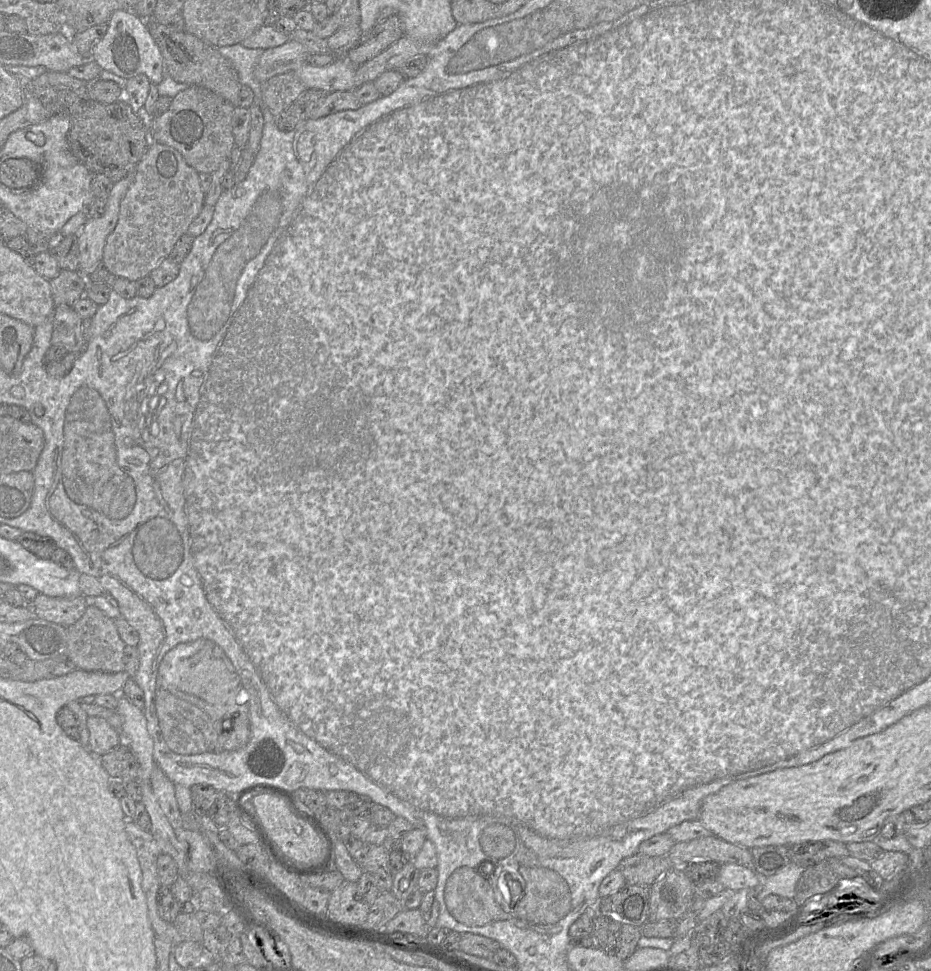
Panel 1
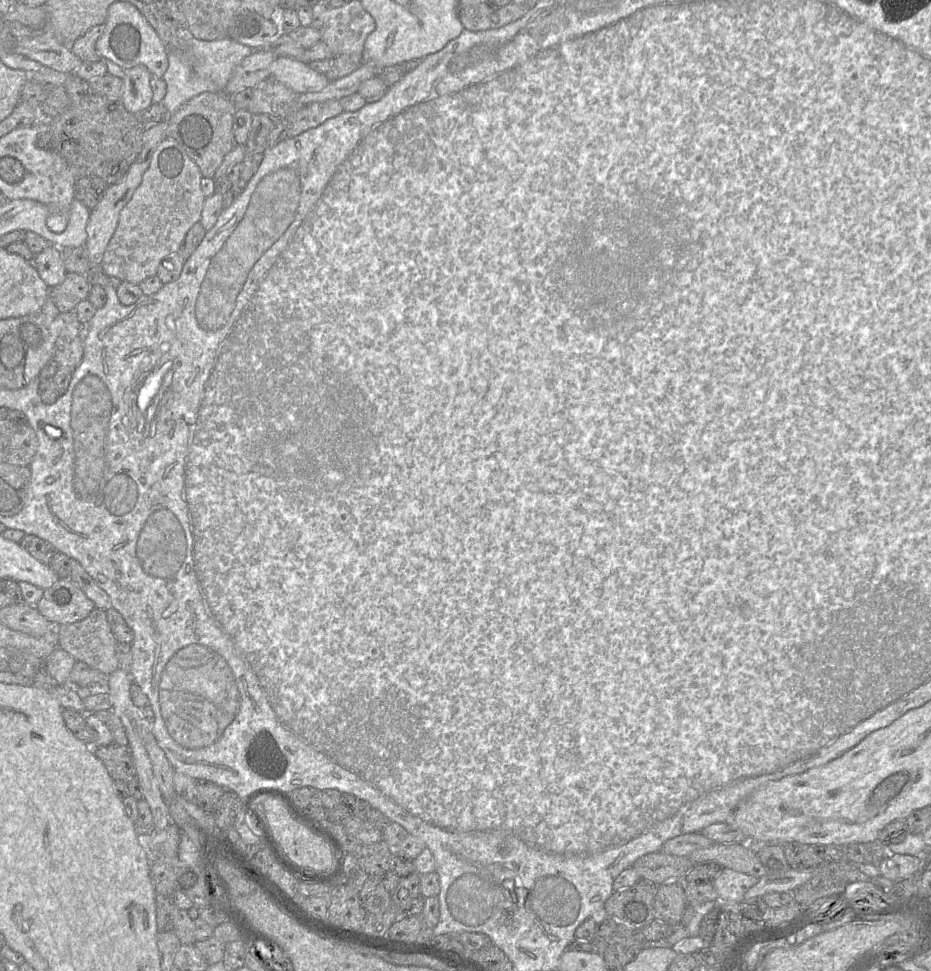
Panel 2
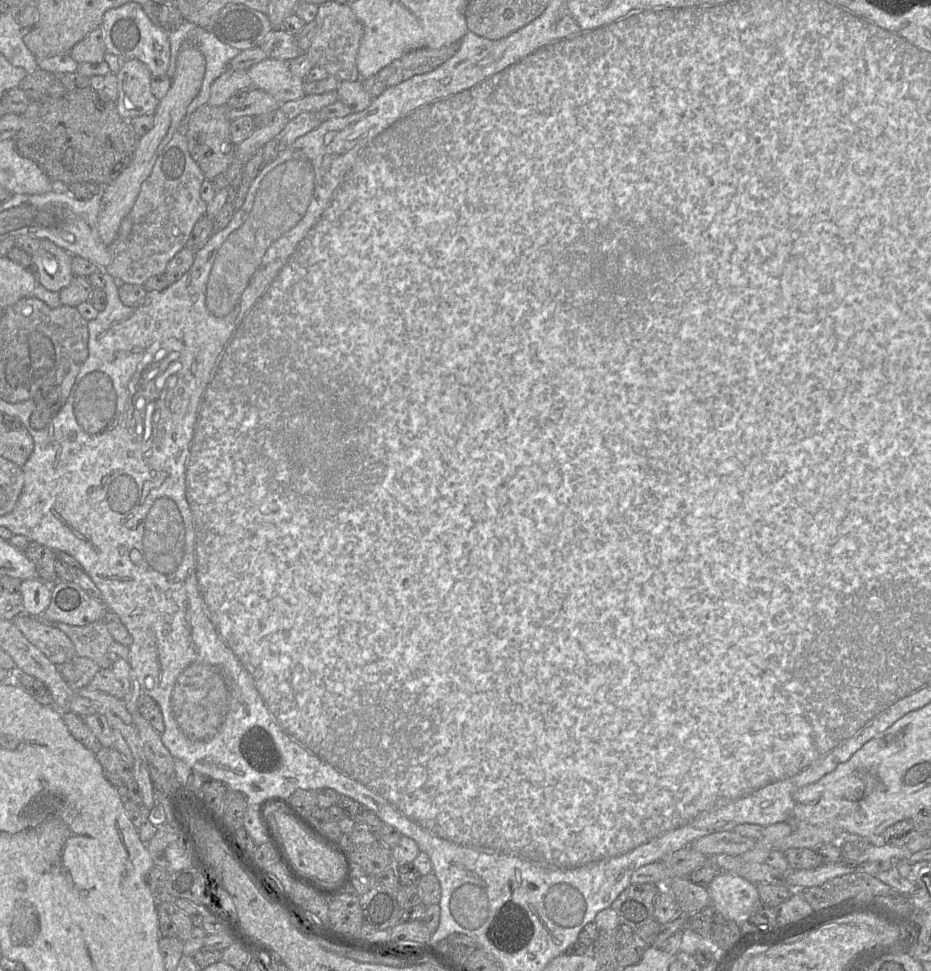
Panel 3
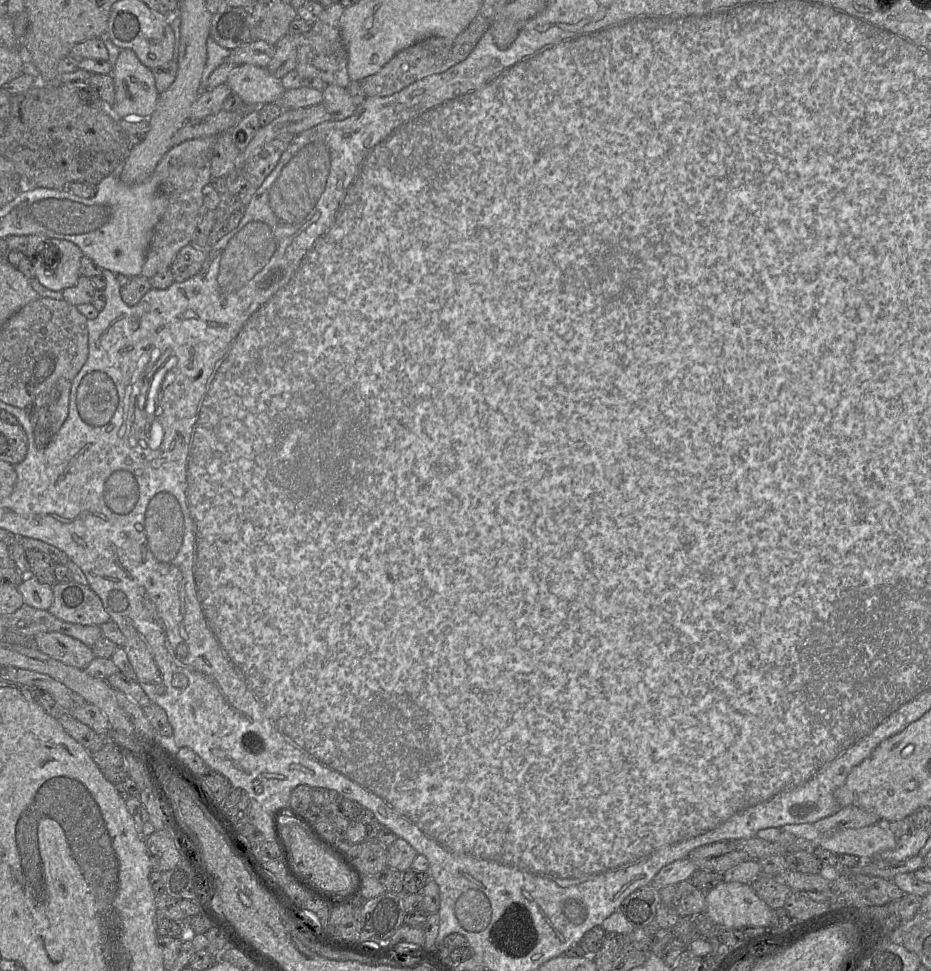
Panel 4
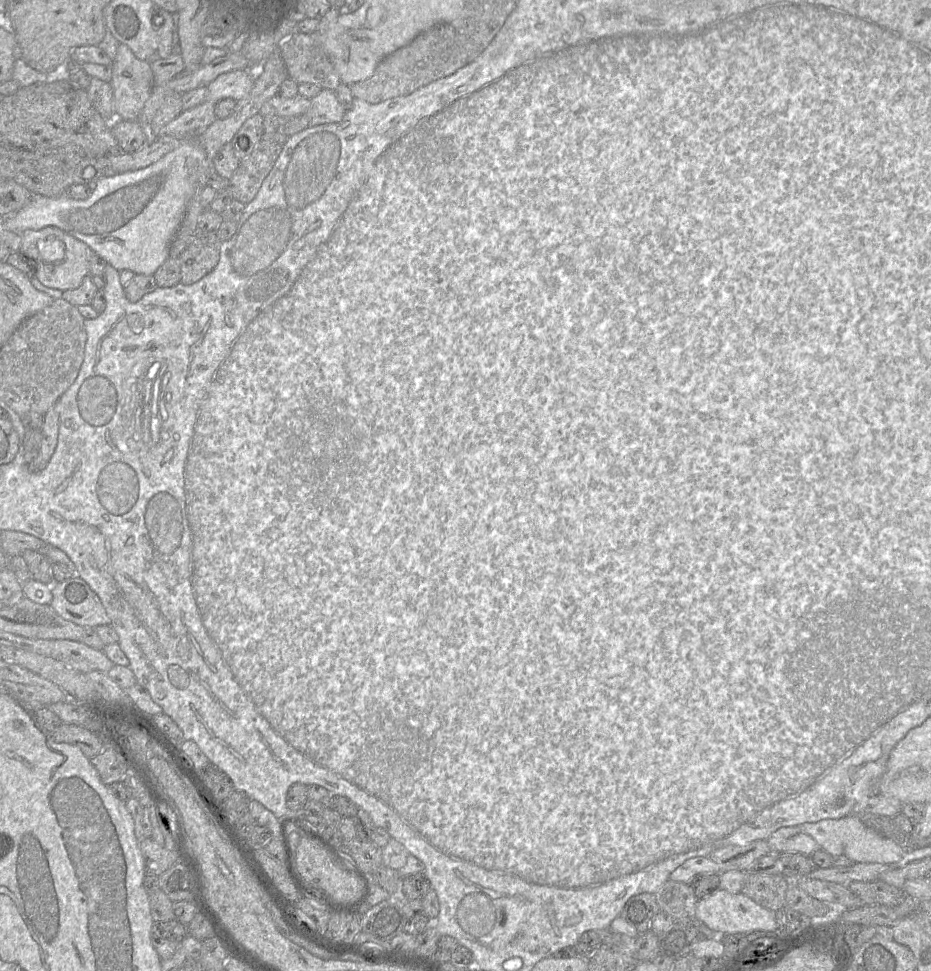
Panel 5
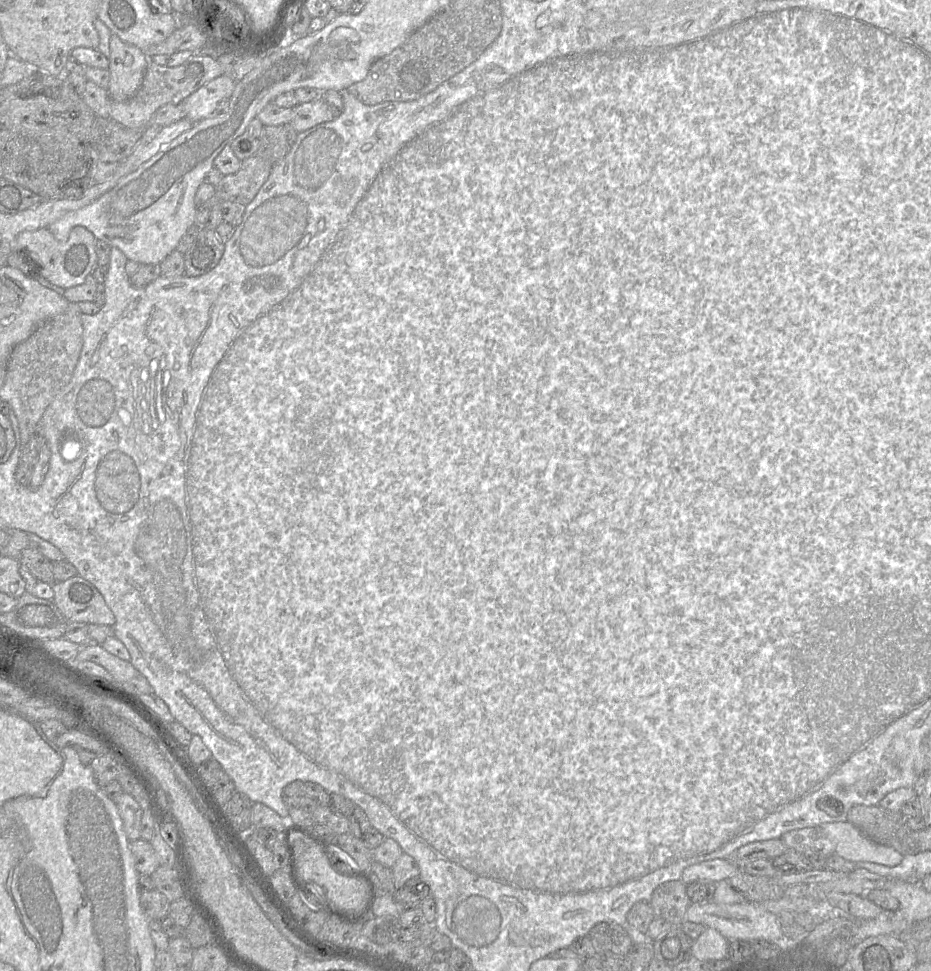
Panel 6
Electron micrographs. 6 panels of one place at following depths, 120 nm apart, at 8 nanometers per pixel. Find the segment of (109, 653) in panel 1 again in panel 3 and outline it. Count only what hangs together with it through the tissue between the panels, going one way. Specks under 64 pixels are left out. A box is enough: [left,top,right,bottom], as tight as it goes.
[51,620,114,668]

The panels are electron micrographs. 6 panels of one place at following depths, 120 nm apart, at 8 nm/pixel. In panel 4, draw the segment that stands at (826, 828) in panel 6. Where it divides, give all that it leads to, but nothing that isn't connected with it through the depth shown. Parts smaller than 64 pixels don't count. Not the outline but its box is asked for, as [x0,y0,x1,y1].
[780,822,897,860]

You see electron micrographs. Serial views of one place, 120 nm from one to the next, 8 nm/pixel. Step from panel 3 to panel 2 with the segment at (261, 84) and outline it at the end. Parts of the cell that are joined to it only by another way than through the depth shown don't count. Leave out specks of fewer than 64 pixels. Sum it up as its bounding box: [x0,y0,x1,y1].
[270,57,330,95]

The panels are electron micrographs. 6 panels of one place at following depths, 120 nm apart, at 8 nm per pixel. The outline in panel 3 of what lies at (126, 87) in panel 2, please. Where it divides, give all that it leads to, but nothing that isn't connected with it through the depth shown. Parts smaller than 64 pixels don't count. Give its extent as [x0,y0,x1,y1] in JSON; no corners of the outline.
[116,59,159,120]

